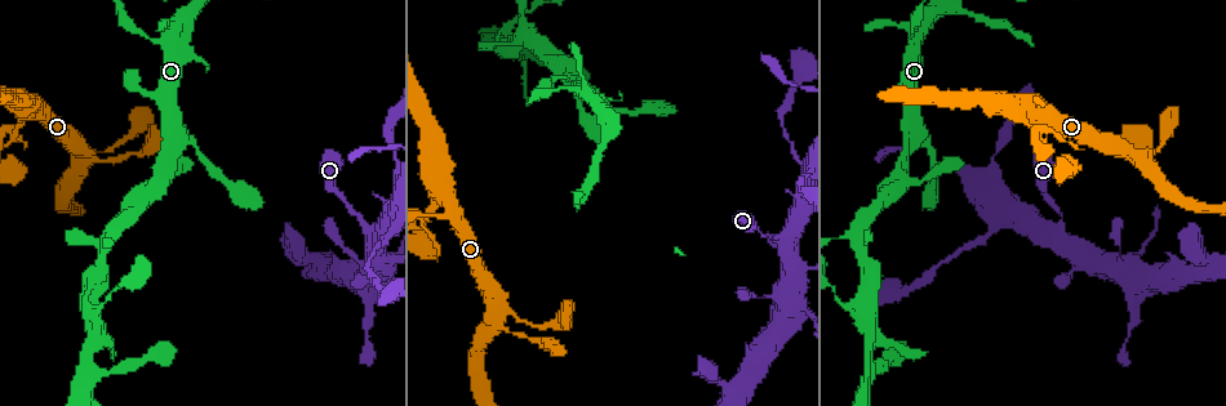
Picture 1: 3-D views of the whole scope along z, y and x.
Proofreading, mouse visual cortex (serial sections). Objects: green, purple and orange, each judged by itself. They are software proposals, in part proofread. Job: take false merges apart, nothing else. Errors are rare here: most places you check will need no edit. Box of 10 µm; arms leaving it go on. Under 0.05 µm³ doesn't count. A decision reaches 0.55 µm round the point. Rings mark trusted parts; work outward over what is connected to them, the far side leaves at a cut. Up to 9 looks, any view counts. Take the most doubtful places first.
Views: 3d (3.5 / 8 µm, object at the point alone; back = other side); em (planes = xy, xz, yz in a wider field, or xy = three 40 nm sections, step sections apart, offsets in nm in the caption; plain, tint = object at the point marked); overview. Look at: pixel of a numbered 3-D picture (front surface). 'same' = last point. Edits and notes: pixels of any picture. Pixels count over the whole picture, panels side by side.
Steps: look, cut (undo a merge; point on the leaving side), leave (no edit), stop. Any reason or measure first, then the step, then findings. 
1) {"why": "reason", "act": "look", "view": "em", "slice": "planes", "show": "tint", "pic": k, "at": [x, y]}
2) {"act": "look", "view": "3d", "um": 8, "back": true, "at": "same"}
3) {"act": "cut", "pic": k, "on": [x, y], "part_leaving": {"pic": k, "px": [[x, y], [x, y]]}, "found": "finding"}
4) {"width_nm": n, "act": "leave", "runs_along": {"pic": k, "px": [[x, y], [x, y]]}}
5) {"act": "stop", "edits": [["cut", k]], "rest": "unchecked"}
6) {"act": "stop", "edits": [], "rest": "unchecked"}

{"why": "a narrow waist", "act": "look", "view": "em", "slice": "planes", "show": "tint", "pic": 1, "at": [1133, 150]}

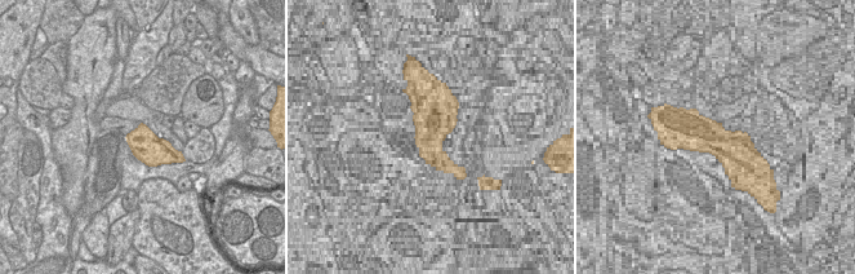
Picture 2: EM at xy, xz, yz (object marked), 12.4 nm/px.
{"why": "wider look", "act": "look", "view": "3d", "um": 3.5, "at": "same"}

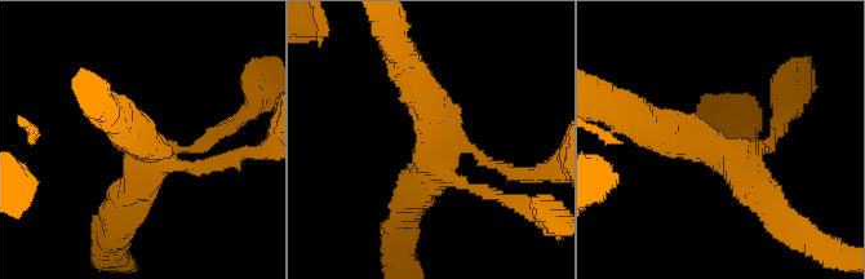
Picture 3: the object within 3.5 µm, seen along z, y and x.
{"width_nm": 380, "act": "leave", "runs_along": {"pic": 3, "px": [[644, 122], [727, 154], [773, 209]]}, "found": "one cell here"}

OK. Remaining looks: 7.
{"why": "sharp bend", "act": "look", "view": "3d", "um": 8, "pic": 1, "at": [26, 120]}

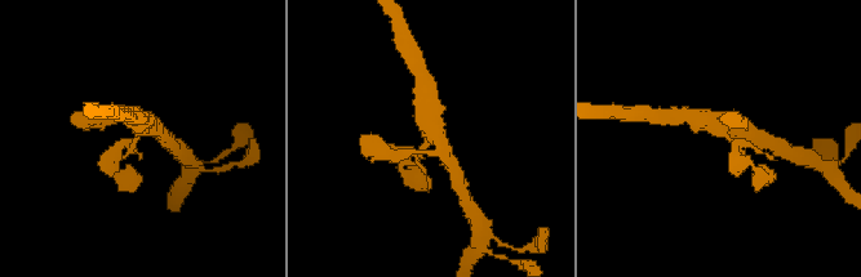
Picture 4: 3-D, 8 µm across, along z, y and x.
{"why": "zoom in", "act": "look", "view": "3d", "um": 3.5, "at": "same"}

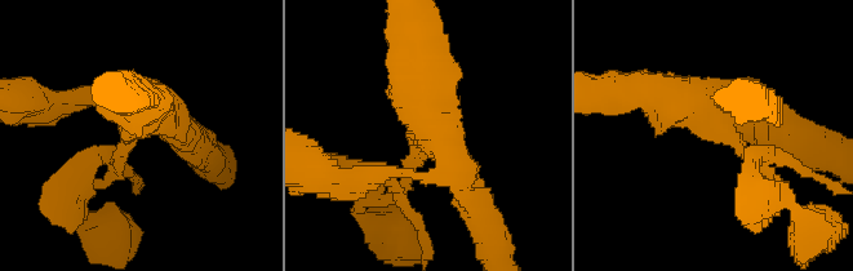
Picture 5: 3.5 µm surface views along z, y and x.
{"arms": 4, "arm_widths_nm": [150, 150, 400, 500], "why": "now the EM", "act": "look", "view": "em", "slice": "xy", "step": 1, "show": "tint", "pic": 5, "at": [721, 128]}

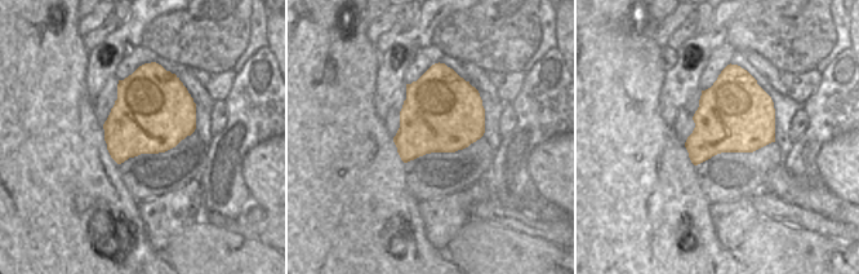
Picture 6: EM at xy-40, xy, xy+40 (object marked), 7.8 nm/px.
{"act": "leave", "found": "one cell here"}

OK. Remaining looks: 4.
{"why": "thick turns thin", "act": "look", "view": "3d", "um": 3.5, "pic": 1, "at": [785, 319]}

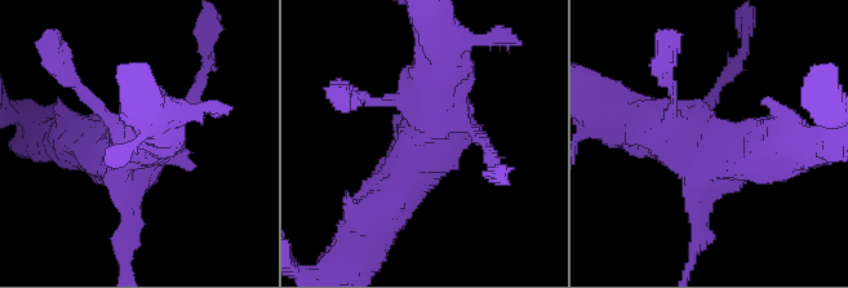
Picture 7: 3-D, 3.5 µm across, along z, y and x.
{"act": "look", "view": "em", "slice": "xy", "step": 5, "show": "plain", "pic": 7, "at": [713, 146]}

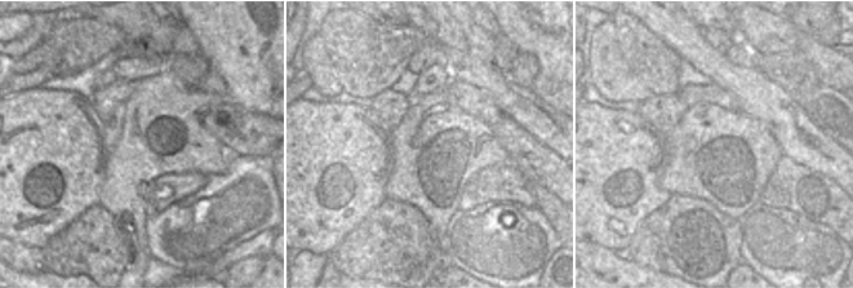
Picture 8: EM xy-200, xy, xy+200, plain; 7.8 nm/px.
{"act": "look", "view": "em", "slice": "xy", "step": 5, "show": "tint", "at": "same"}

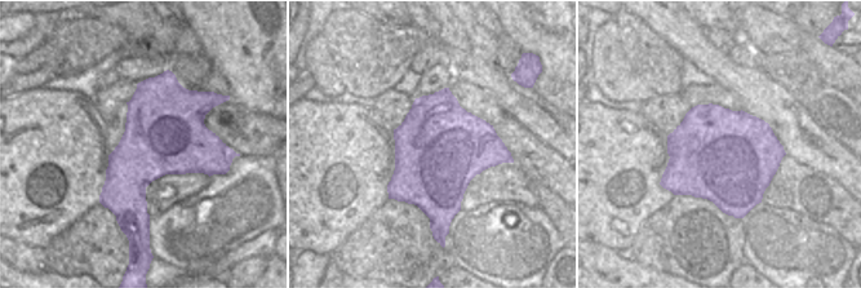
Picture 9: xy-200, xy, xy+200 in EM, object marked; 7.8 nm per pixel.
{"act": "leave", "runs_along": {"pic": 7, "px": [[609, 110], [722, 154], [755, 154]]}, "found": "continuous, no second cell"}

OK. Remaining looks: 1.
{"act": "stop", "edits": [], "rest": "unchecked"}

